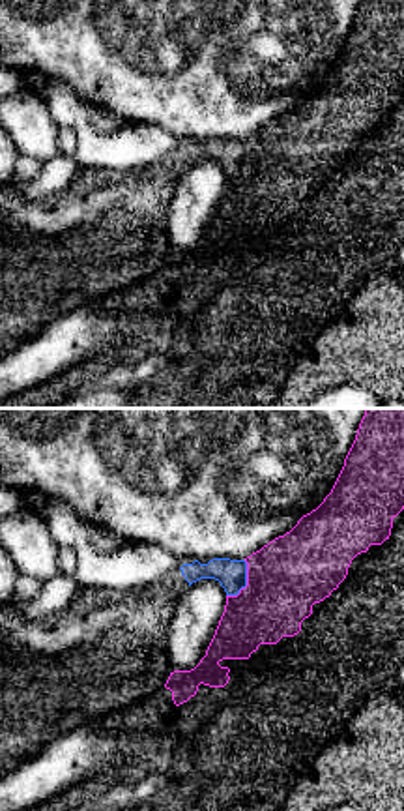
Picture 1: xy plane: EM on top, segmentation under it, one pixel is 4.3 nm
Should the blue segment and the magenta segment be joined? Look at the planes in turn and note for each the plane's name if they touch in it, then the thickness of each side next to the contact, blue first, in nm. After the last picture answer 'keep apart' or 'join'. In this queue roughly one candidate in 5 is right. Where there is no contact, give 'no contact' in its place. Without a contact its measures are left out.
contact in xy; calibres 130 and 320 nm

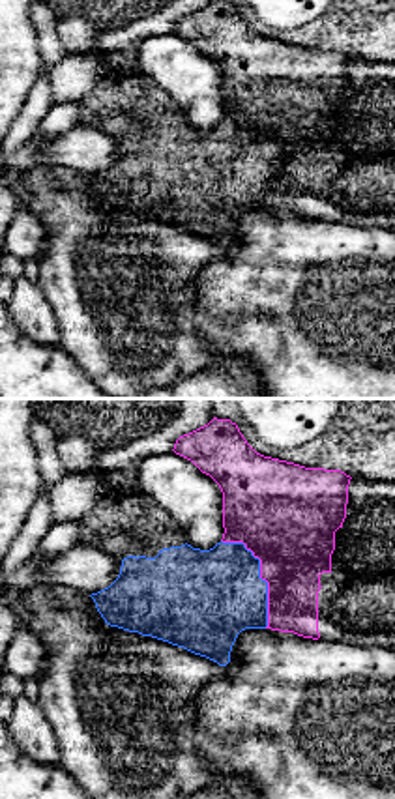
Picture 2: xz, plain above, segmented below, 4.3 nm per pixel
contact in xz; calibres 420 and 380 nm

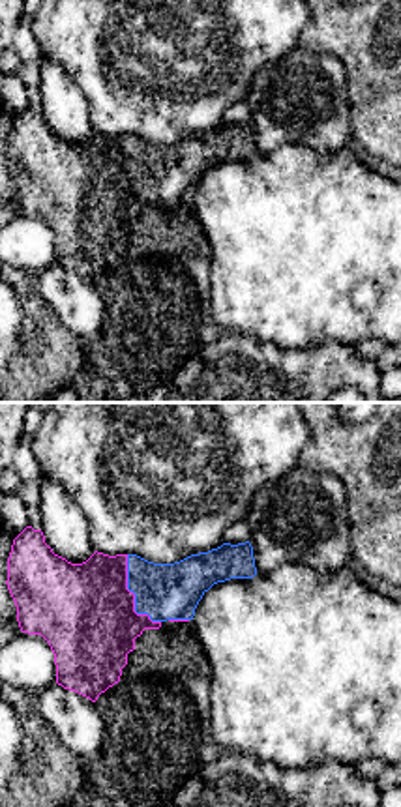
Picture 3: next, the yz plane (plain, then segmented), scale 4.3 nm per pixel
contact in yz; calibres 240 and 420 nm

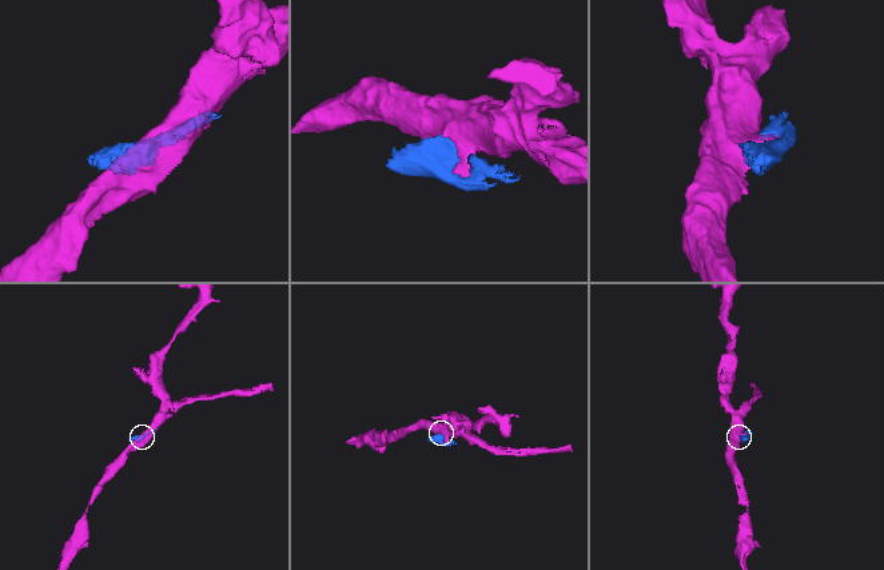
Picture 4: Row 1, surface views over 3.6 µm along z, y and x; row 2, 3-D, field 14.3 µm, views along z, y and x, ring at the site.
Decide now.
keep apart

